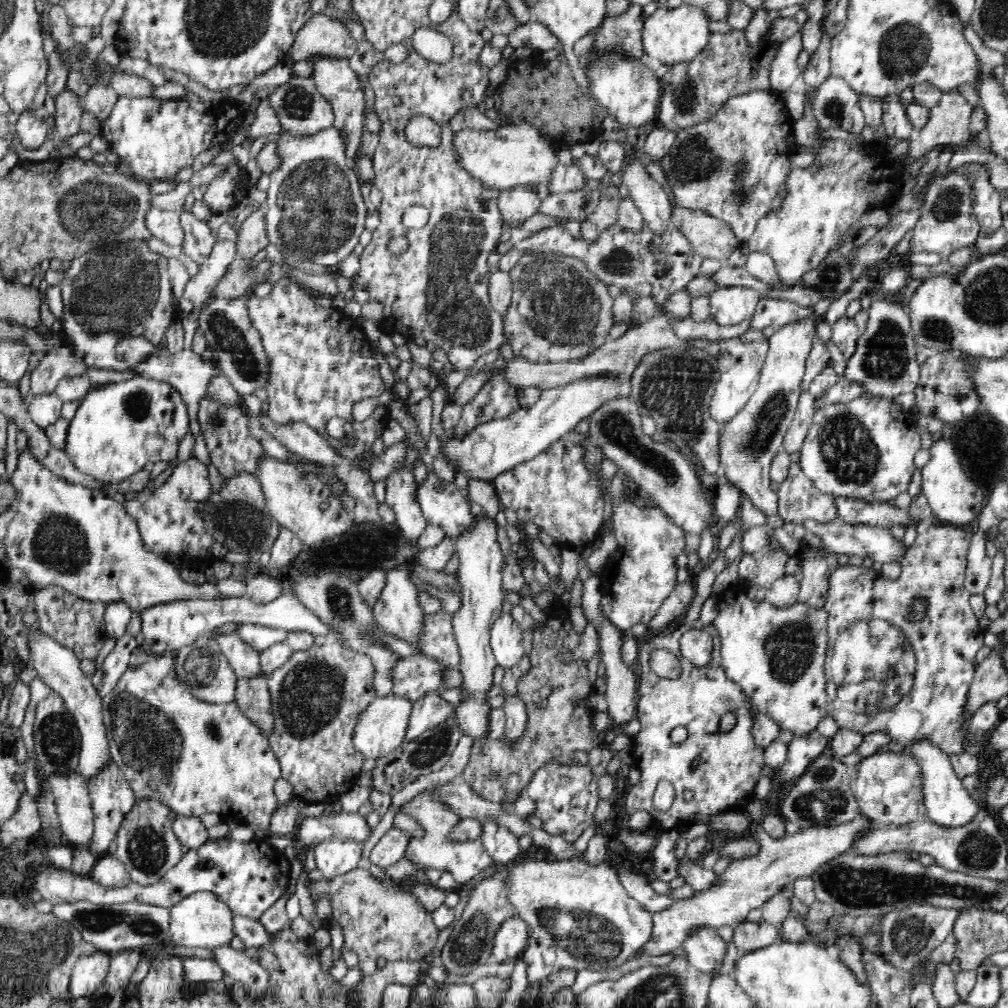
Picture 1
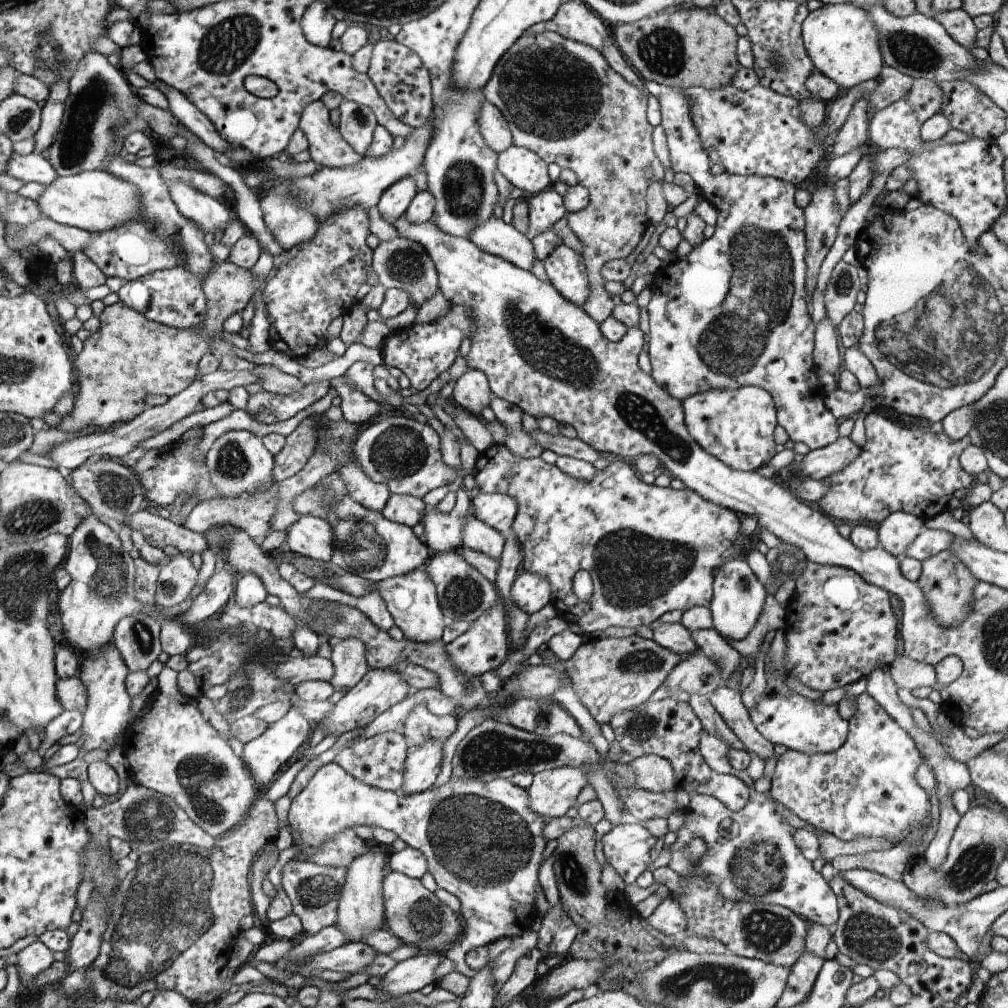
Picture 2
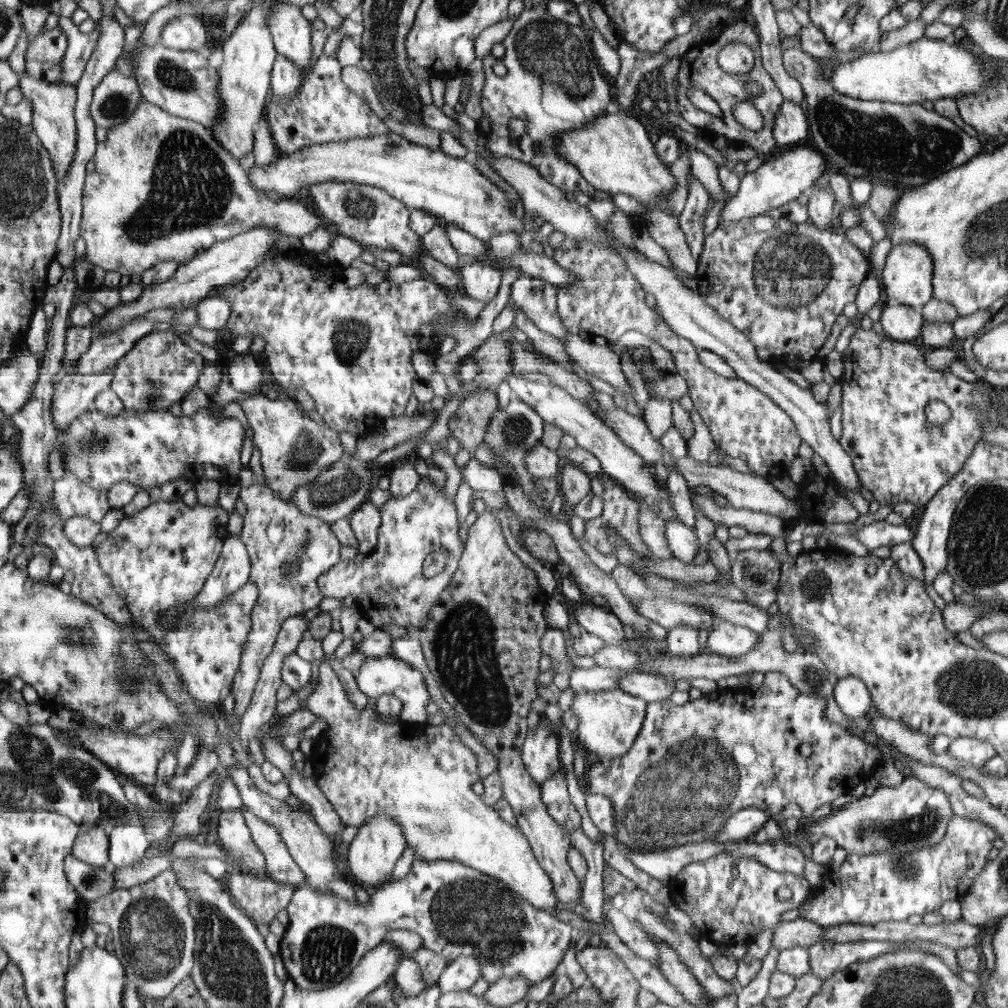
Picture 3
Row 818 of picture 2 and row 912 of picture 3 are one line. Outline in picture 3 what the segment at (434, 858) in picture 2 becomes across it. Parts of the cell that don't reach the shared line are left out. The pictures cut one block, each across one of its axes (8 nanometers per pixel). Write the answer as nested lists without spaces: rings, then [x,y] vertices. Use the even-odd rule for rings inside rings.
[[[416,859],[404,878],[397,878],[380,888],[370,890],[371,902],[366,905],[350,902],[332,893],[319,894],[310,887],[301,886],[293,892],[287,907],[289,923],[279,944],[289,979],[298,988],[310,991],[332,988],[347,979],[363,956],[383,942],[384,933],[390,930],[412,930],[422,937],[423,946],[443,956],[450,964],[466,955],[480,967],[480,977],[490,984],[503,977],[524,977],[530,984],[542,982],[562,965],[562,959],[571,943],[575,929],[554,915],[537,909],[529,900],[504,888],[496,877],[480,872],[470,865],[453,860],[427,862]]]

